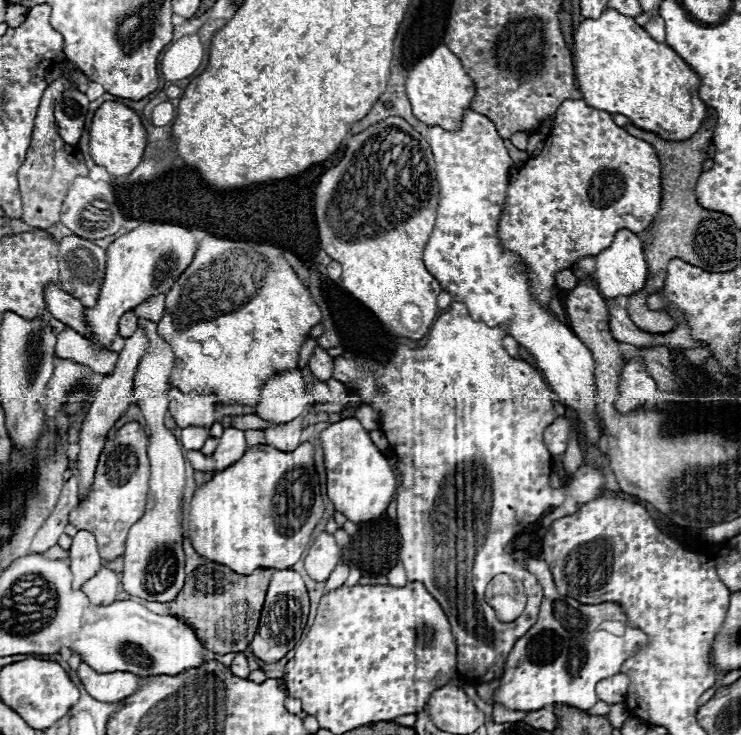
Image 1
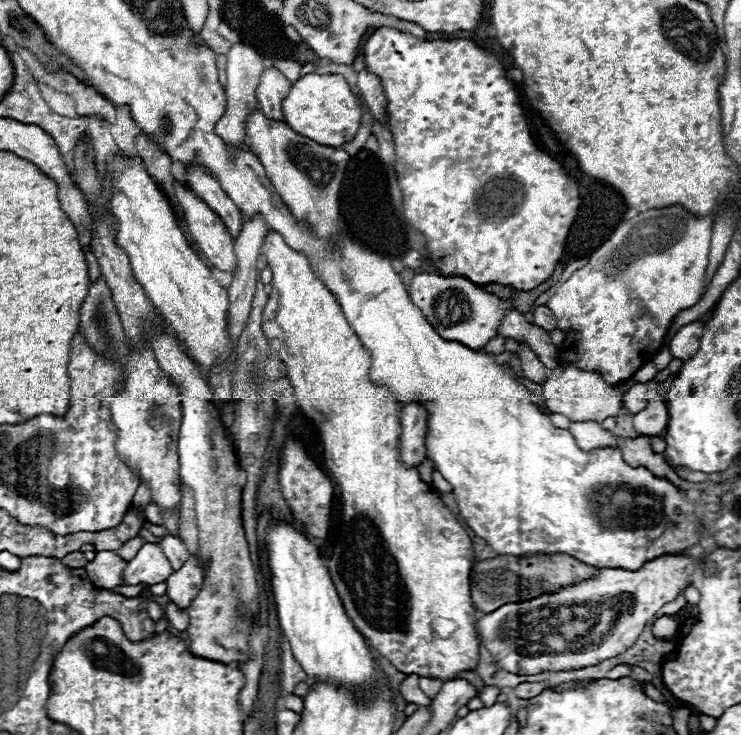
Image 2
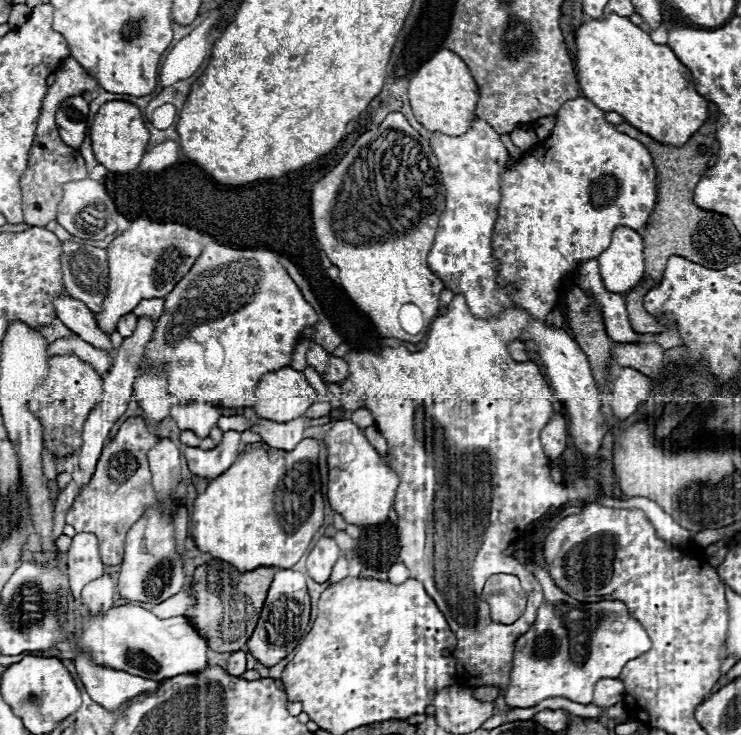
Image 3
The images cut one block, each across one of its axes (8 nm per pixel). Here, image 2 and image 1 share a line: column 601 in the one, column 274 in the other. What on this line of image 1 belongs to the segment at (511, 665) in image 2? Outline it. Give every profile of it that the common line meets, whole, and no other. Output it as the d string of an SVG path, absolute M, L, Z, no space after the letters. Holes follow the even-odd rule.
M274 570L272 582L266 594L266 602L262 608L260 628L254 640L248 644L248 650L266 664L278 662L300 640L302 630L308 620L308 610L310 610L310 600L308 600L308 592L306 592L302 576L294 570Z

